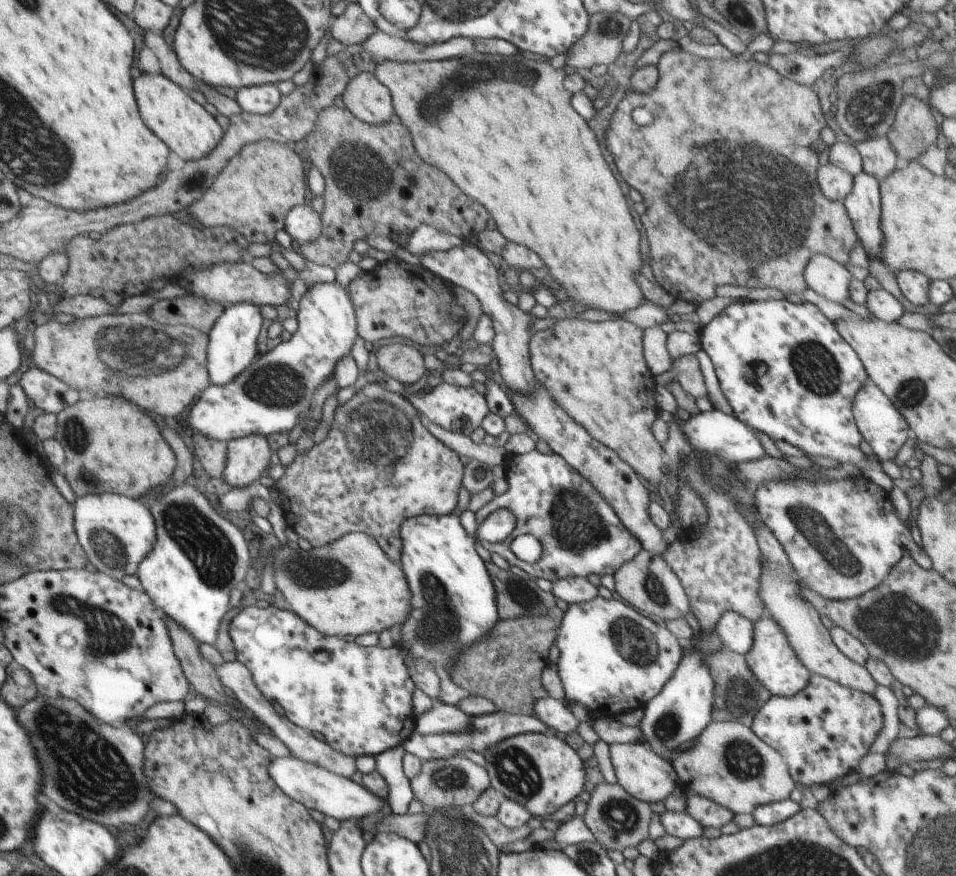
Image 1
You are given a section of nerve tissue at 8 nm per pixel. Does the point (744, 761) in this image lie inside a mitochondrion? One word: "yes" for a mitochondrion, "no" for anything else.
yes

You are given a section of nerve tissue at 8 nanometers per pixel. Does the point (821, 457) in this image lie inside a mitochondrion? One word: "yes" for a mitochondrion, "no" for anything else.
no

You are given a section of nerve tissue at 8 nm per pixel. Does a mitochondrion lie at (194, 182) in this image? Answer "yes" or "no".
no

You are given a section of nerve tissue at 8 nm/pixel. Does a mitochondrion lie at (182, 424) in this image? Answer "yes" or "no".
no

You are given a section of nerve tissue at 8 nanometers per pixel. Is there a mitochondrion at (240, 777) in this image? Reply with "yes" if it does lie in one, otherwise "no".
no

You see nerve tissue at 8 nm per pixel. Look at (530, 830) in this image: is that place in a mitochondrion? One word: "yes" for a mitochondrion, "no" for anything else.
no

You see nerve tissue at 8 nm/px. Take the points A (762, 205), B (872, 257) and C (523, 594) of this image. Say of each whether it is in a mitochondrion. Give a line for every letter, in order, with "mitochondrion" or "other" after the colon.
A: mitochondrion
B: other
C: mitochondrion

